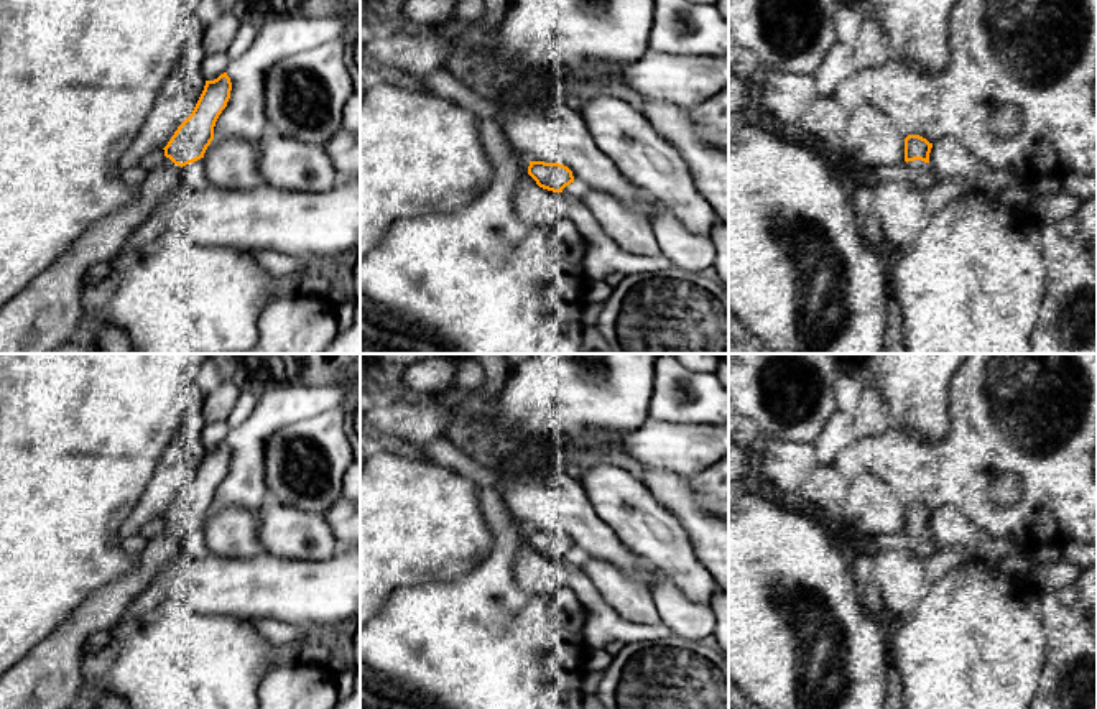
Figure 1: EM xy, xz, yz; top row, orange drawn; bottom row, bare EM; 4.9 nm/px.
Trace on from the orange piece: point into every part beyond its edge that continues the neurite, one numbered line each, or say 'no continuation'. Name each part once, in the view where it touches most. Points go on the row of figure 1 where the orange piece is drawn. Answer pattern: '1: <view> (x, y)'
1: yz (921, 175)

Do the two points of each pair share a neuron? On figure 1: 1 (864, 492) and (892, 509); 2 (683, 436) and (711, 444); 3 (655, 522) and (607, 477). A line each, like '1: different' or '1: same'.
1: same
2: same
3: same

